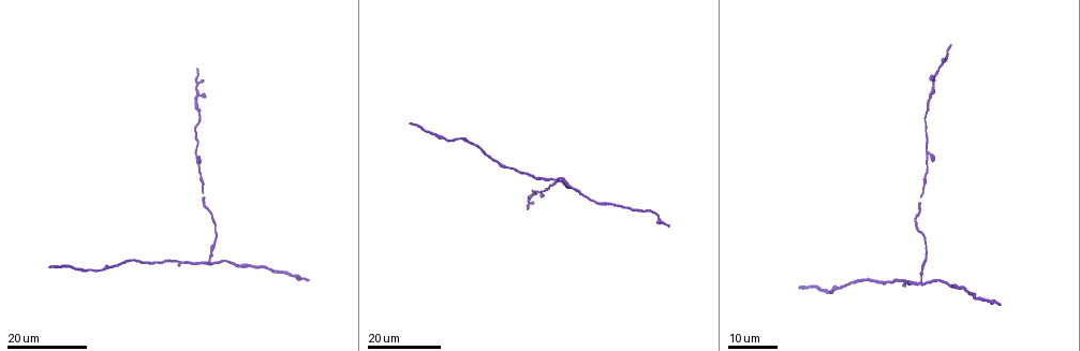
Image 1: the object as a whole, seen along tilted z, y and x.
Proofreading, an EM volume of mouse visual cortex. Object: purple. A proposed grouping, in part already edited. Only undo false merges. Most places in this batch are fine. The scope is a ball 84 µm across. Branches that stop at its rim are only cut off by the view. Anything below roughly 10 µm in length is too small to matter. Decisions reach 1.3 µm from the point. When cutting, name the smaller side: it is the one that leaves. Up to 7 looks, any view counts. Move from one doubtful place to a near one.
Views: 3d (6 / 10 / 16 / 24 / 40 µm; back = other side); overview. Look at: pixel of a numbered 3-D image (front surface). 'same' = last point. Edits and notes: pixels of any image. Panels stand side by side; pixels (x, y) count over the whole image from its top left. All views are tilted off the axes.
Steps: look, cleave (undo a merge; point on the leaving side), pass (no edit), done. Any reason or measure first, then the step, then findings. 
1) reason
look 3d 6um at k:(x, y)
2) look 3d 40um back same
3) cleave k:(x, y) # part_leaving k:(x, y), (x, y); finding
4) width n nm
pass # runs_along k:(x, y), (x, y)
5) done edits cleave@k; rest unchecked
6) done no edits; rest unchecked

three arms meet
look 3d 24um at 1:(922, 281)

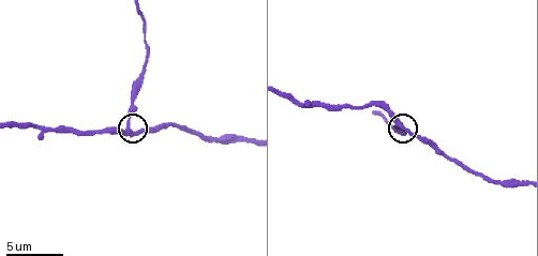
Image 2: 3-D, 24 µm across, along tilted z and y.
look 3d 6um at 2:(399, 122)

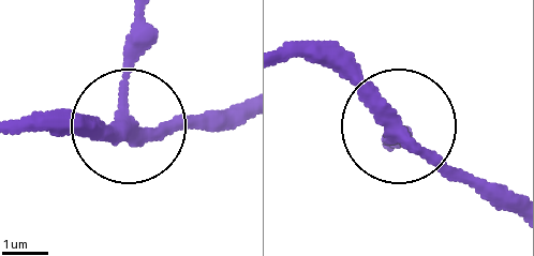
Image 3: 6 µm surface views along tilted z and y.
side_arm 34 um
pass # runs_along 3:(139, 48), (132, 121), (205, 125); continuous, no second neuron

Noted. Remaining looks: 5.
a narrow waist
look 3d 16um at 1:(925, 151)

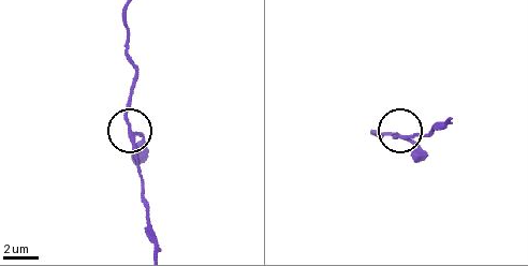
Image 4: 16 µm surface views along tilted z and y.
look 3d 10um at 4:(398, 135)

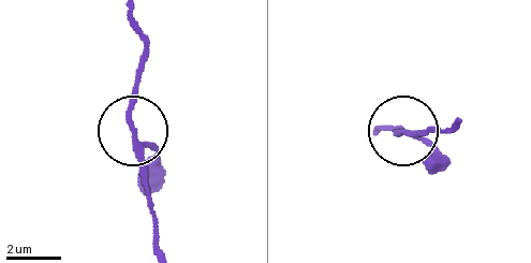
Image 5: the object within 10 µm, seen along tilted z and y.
width 160 nm
pass # all the same neuron

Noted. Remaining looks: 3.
narrows sharply
look 3d 16um at 1:(933, 85)

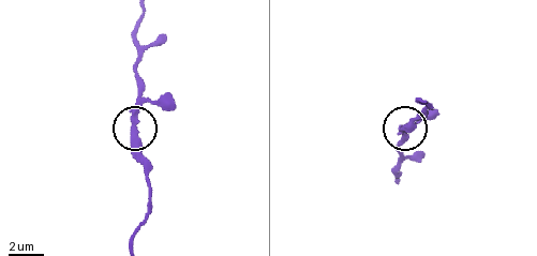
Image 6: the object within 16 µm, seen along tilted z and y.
look 3d 6um at 6:(133, 128)

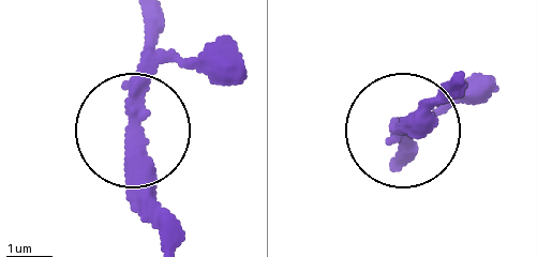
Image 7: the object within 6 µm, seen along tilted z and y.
pass # runs_along 7:(177, 247), (134, 120), (151, 20); continuous, no second neuron

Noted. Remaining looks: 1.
done no edits; rest unchecked

